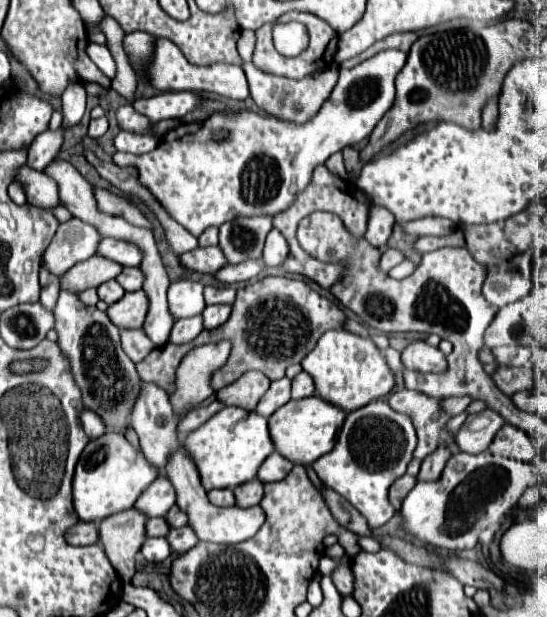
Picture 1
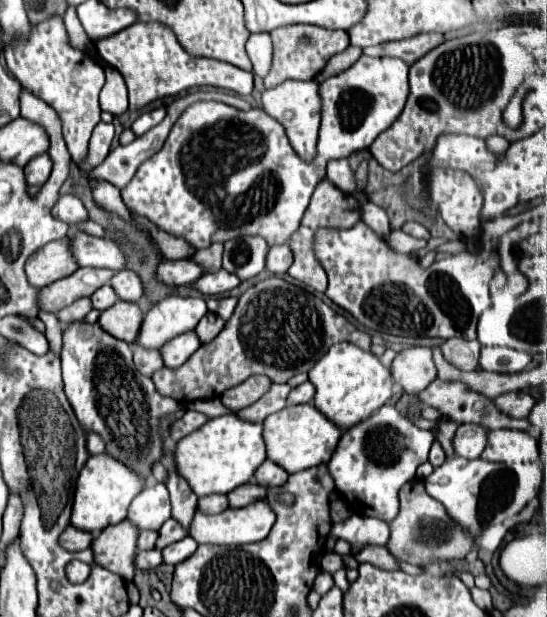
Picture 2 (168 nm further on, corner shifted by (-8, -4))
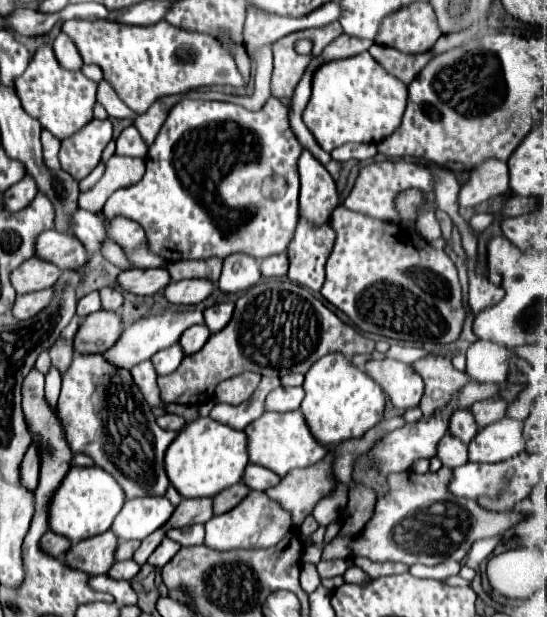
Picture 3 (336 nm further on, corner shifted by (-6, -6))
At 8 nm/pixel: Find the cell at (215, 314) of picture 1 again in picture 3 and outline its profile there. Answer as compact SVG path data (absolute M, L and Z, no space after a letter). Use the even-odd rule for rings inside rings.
M202 324L202 326L192 326L192 328L188 328L188 330L182 334L182 338L178 340L178 344L182 346L182 352L184 352L186 356L190 356L190 354L198 352L198 350L206 344L208 336L210 336L210 332L208 332L208 328L206 328L204 324Z

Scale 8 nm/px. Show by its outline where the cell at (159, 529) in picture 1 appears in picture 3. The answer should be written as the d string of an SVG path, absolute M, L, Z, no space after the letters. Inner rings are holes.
M120 542L120 544L116 546L116 552L114 552L116 560L132 558L132 554L134 554L134 550L136 550L136 546L138 546L138 544L140 544L140 542Z

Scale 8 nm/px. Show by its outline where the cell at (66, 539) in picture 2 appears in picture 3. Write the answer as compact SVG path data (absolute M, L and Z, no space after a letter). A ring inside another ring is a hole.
M46 532L46 534L42 536L40 546L42 546L42 550L44 550L46 554L50 554L50 556L54 556L54 558L60 558L60 556L66 552L66 548L70 548L70 542L68 542L66 538L54 534L54 532Z

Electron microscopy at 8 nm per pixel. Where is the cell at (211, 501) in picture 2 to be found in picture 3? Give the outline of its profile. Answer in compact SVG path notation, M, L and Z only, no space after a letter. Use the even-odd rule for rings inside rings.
M194 498L194 500L182 500L174 514L170 516L170 522L166 522L164 530L170 530L170 526L192 526L198 522L208 522L212 518L212 500L210 498Z

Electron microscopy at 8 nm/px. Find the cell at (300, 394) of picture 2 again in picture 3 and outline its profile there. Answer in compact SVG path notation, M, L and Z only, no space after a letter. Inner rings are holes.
M280 386L278 390L272 390L272 392L266 396L266 410L274 410L274 412L298 410L302 398L304 398L304 390L302 390L302 388Z

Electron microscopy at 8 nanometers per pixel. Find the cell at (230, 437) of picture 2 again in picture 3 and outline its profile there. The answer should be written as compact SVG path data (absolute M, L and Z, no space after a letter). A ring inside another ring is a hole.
M196 418L174 438L166 450L166 474L182 498L214 498L224 488L242 480L248 464L246 434L212 418Z

